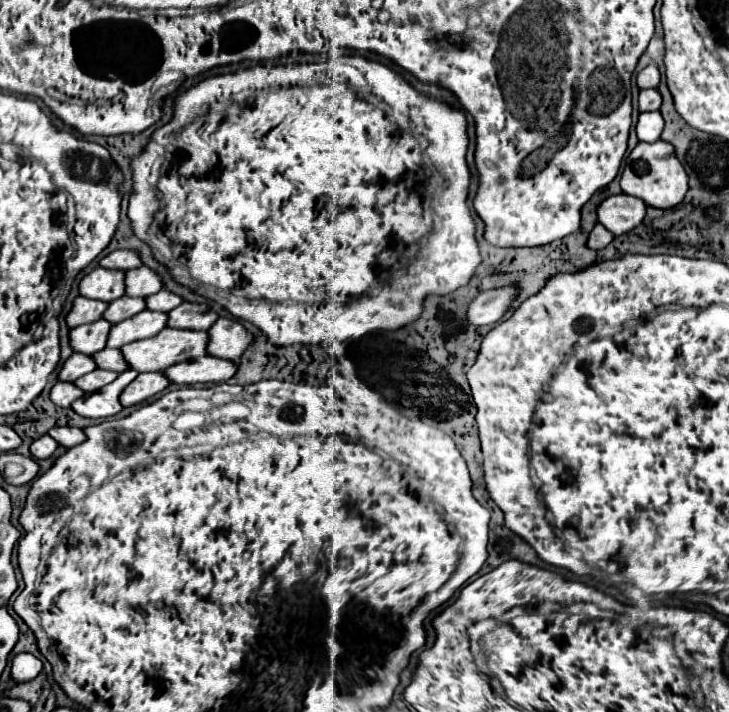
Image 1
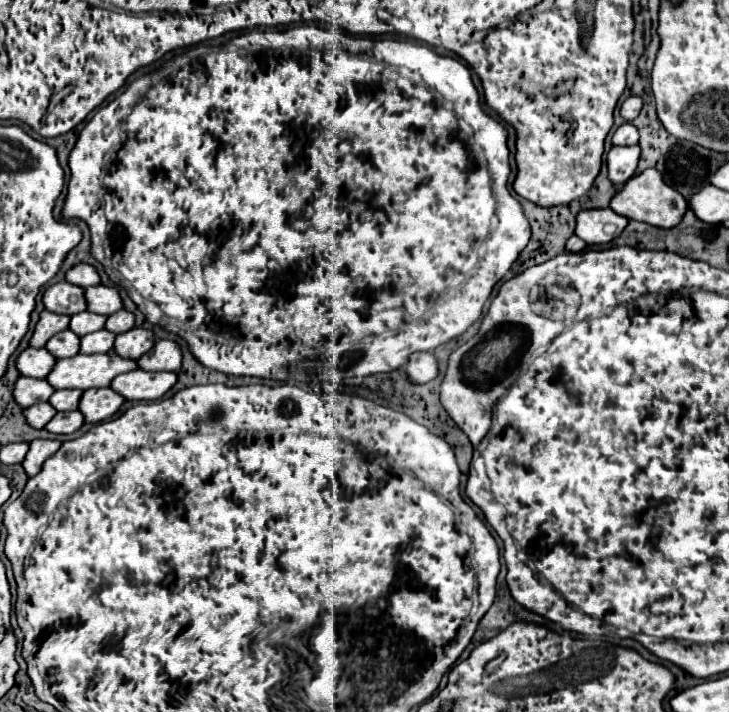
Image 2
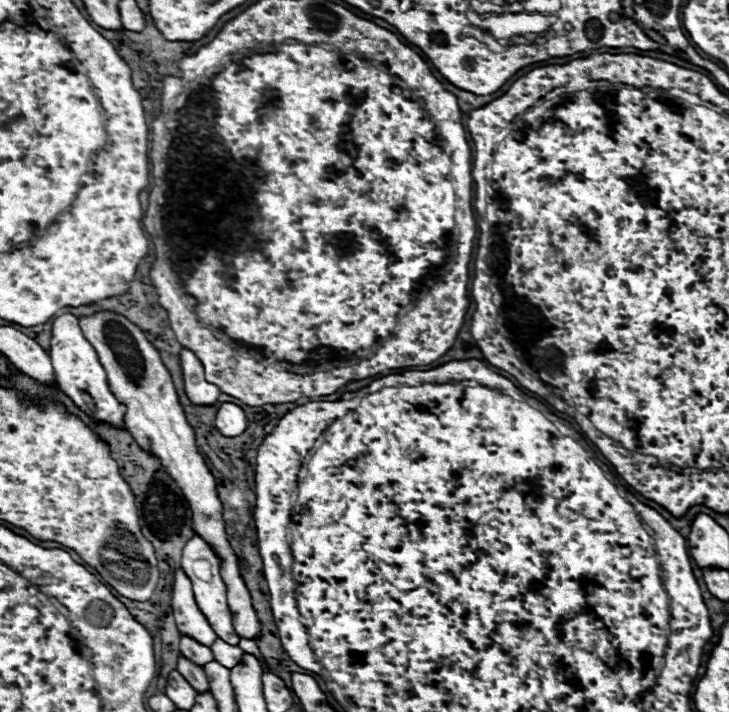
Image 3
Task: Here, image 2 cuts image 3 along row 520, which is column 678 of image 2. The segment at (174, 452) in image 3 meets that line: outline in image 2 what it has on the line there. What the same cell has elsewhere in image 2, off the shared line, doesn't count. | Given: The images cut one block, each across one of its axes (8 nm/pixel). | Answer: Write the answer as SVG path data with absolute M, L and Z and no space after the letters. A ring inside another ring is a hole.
M648 168L642 174L630 178L624 184L624 188L620 192L616 192L616 196L610 202L610 208L630 220L646 222L656 228L674 228L682 220L684 212L688 210L688 202L680 196L680 192L676 192L672 186L668 186L662 180L660 172L656 172L654 168Z

